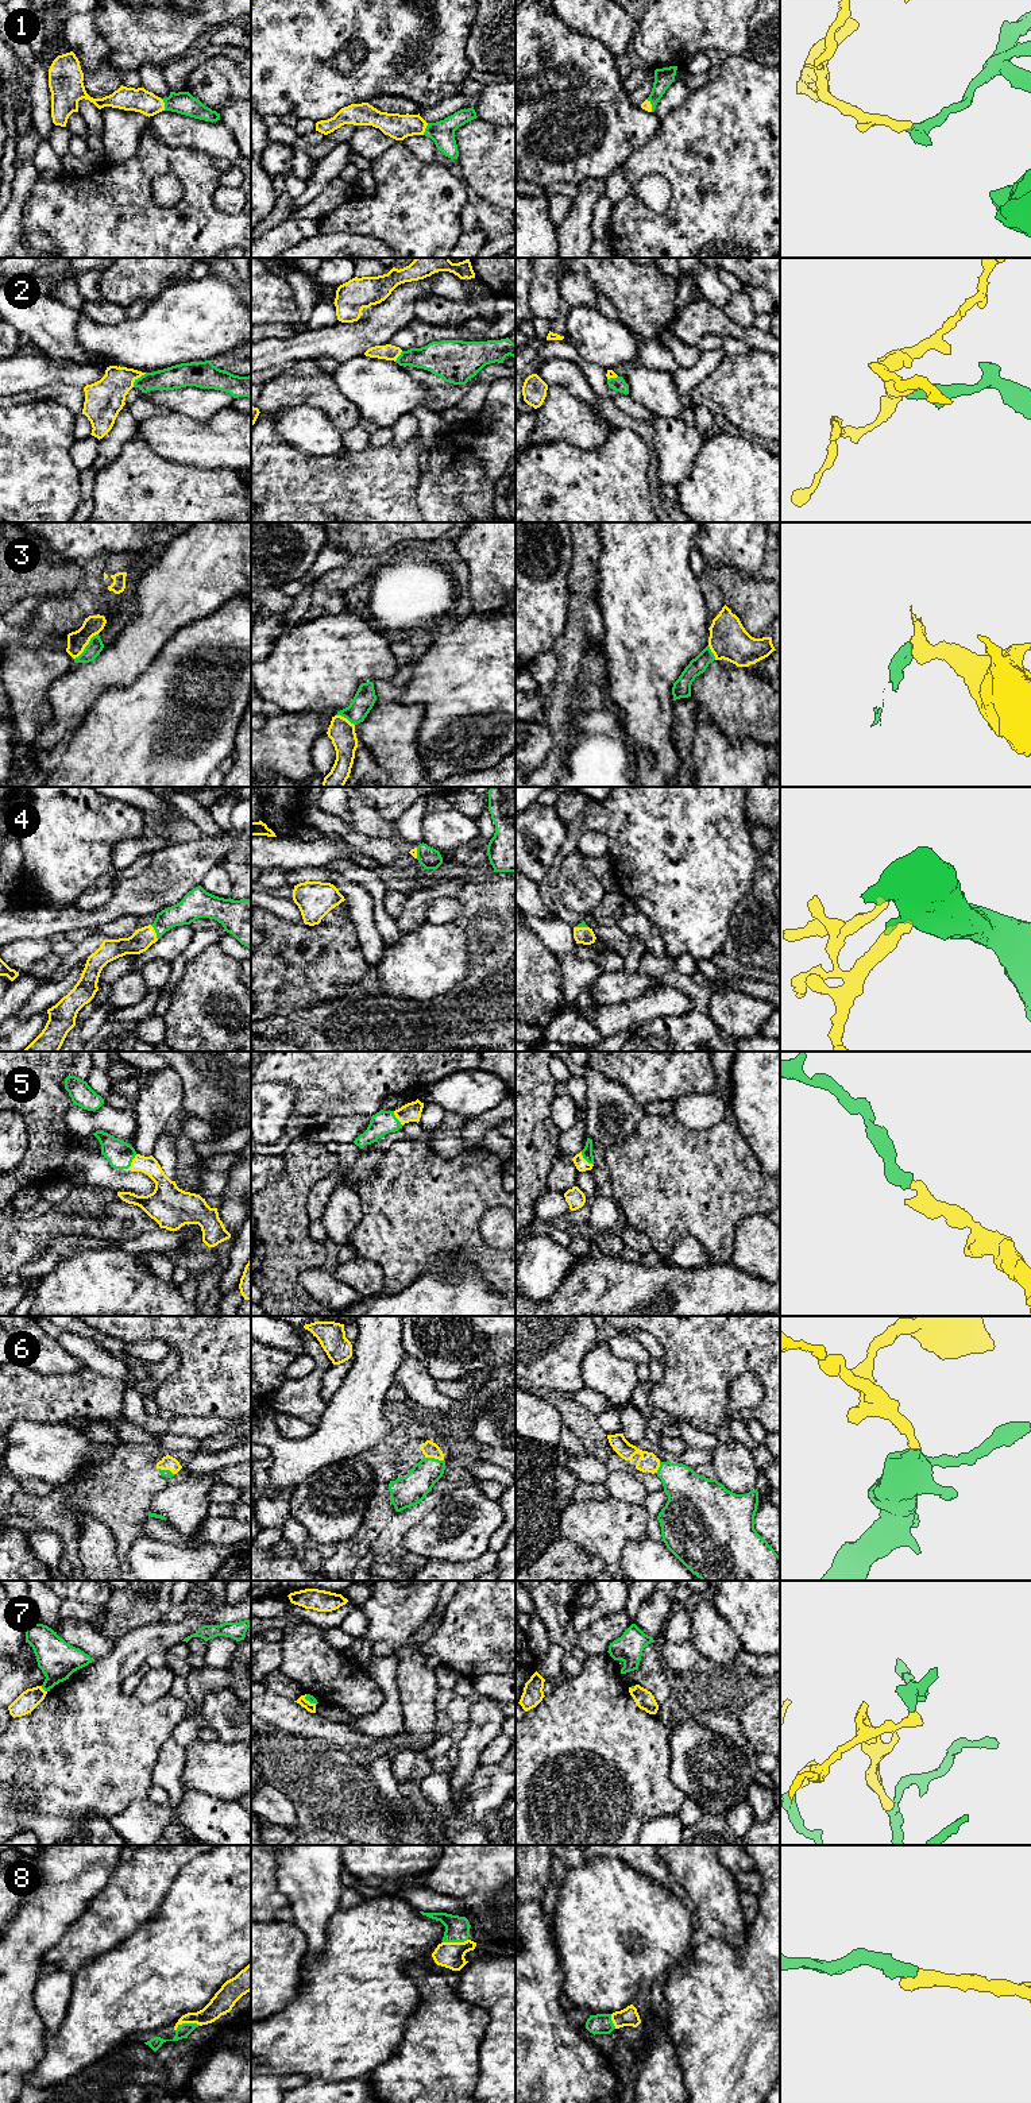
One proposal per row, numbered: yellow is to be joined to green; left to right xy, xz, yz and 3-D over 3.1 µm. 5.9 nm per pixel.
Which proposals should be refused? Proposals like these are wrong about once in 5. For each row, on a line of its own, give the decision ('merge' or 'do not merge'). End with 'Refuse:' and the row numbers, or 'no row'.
1: merge
2: merge
3: merge
4: merge
5: merge
6: merge
7: do not merge
8: merge
Refuse: 7

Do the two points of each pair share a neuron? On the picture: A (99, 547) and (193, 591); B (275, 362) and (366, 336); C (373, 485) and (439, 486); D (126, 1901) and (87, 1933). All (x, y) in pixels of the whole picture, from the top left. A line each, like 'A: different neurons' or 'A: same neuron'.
A: different neurons
B: same neuron
C: different neurons
D: same neuron

